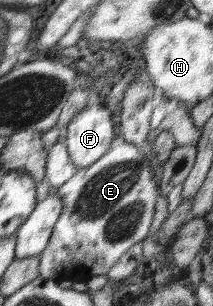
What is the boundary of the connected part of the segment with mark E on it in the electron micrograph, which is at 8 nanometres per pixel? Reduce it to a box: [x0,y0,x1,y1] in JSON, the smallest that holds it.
[42,142,161,283]

